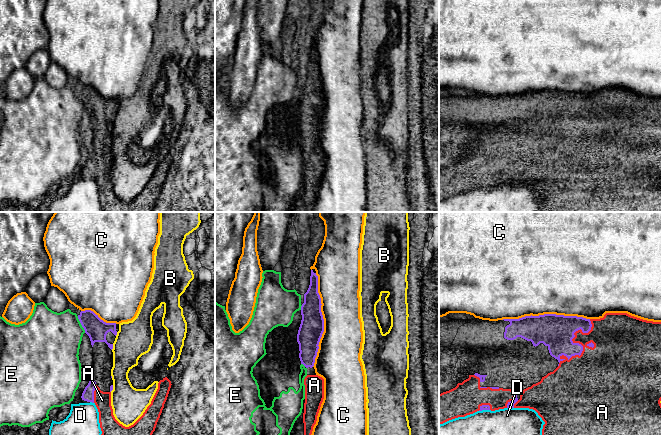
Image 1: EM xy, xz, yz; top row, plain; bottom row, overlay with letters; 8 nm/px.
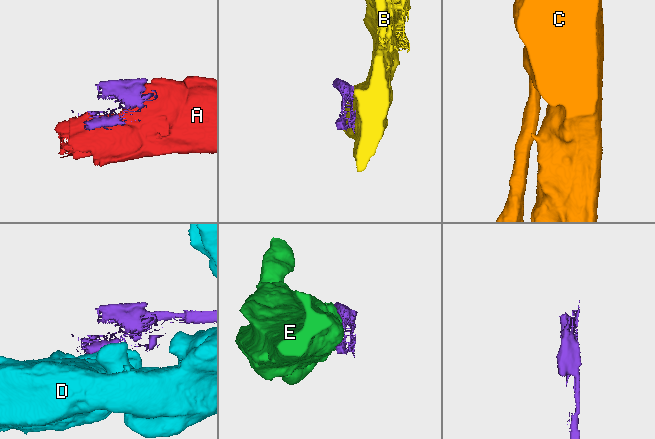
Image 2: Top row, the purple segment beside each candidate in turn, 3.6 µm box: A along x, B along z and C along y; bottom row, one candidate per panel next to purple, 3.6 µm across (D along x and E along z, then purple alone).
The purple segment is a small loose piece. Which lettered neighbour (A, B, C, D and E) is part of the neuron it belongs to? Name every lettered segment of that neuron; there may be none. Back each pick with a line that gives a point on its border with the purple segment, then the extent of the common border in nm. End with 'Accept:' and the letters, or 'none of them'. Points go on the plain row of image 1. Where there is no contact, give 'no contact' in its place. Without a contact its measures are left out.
A: yz (578, 119) | 460 nm
Accept: A

